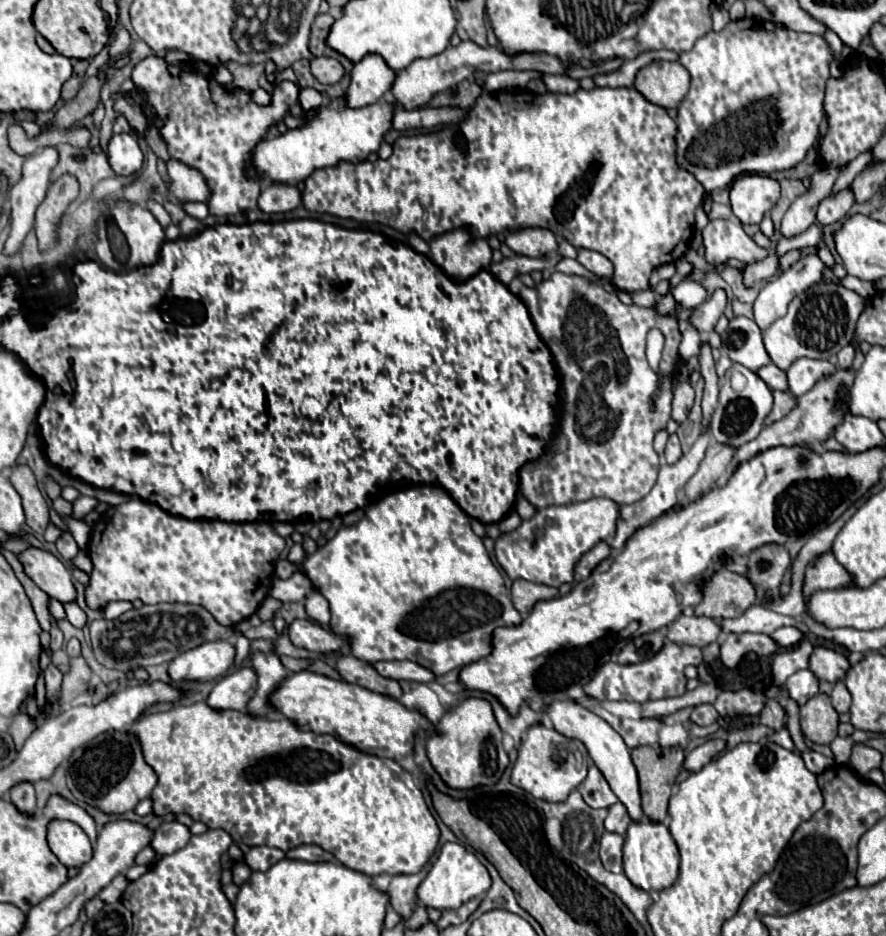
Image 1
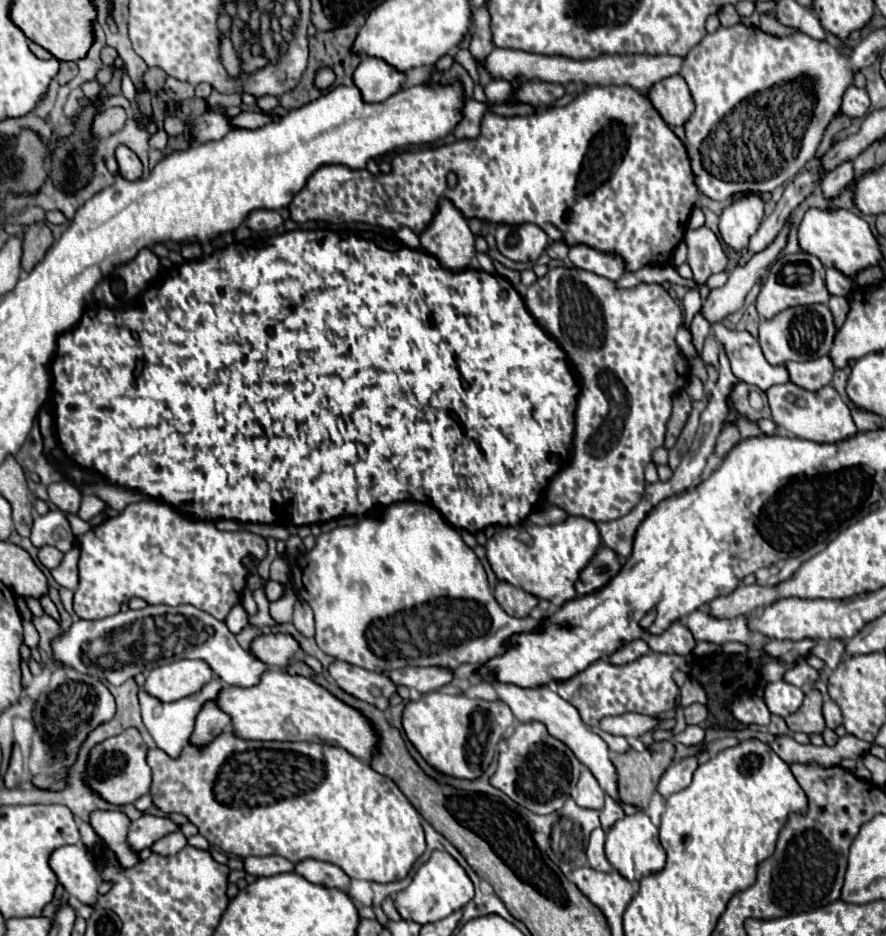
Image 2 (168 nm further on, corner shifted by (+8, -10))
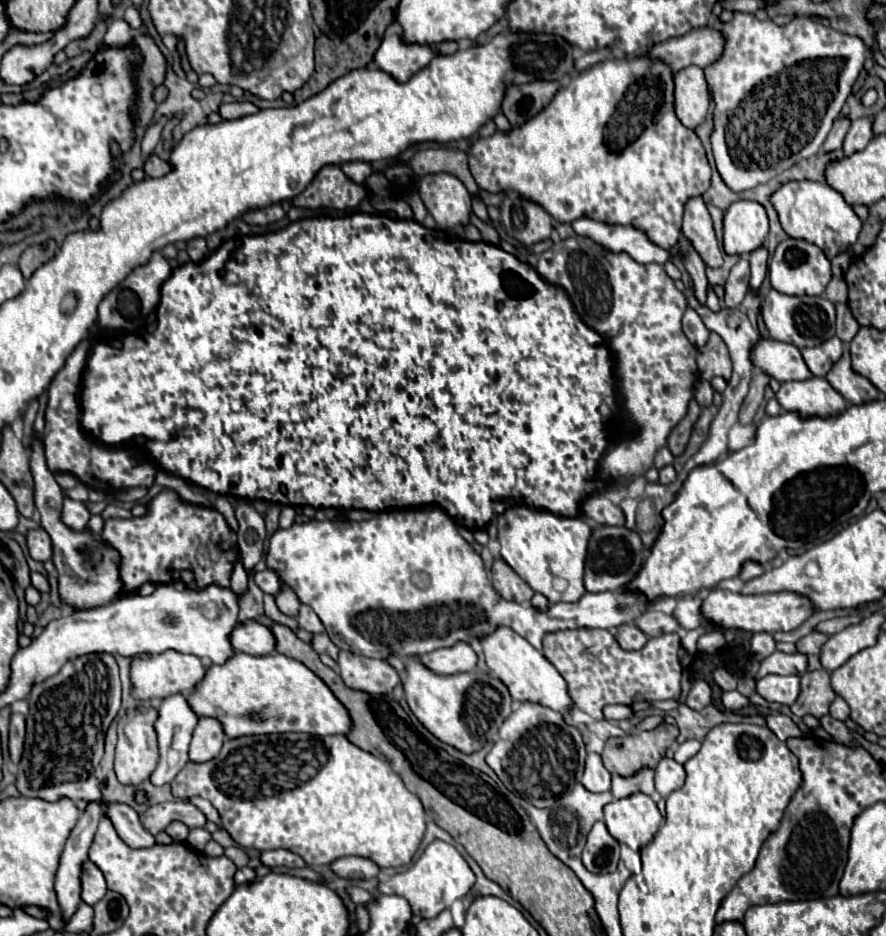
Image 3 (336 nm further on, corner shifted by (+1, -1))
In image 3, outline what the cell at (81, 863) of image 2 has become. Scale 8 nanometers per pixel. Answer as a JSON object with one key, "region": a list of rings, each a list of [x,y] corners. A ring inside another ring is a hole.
{"region":[[[87,860],[81,868],[81,898],[83,898],[83,902],[93,906],[105,896],[105,892],[107,892],[107,884],[105,884],[103,872],[91,860]]]}

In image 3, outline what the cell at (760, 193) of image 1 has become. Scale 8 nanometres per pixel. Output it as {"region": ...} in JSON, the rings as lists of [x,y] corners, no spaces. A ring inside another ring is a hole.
{"region":[[[739,200],[729,206],[723,220],[723,248],[727,254],[747,254],[765,242],[767,212],[759,202]]]}

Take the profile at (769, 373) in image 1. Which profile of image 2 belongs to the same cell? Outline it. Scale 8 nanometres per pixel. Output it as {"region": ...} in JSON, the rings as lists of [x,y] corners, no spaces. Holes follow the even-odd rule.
{"region":[[[788,381],[784,385],[770,387],[766,391],[766,395],[770,399],[774,423],[790,435],[810,439],[816,443],[836,443],[836,441],[844,441],[858,433],[846,401],[840,397],[840,393],[832,385],[826,385],[824,389],[812,393],[808,389],[800,389],[798,385],[792,385]]]}

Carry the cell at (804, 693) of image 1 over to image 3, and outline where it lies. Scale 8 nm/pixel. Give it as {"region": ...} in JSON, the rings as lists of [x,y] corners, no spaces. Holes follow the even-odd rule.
{"region":[[[771,674],[771,676],[765,676],[765,678],[757,680],[757,692],[765,700],[791,706],[801,692],[801,678],[799,676]]]}

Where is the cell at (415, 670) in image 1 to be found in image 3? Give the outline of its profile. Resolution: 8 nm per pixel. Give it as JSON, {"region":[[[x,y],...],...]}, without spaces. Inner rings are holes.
{"region":[[[455,644],[451,648],[439,648],[435,652],[423,654],[419,660],[431,672],[447,676],[459,672],[473,672],[477,664],[477,654],[473,652],[471,644]]]}

